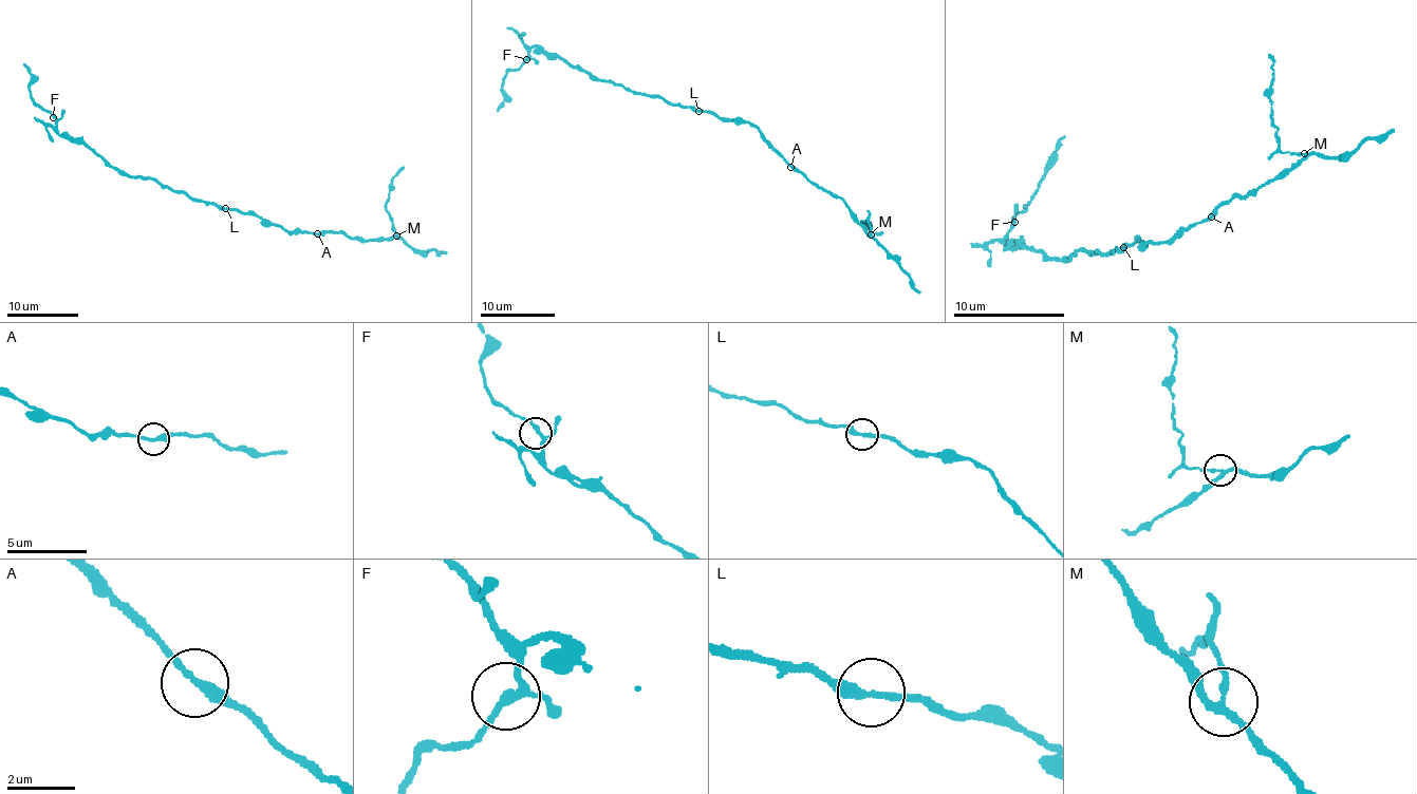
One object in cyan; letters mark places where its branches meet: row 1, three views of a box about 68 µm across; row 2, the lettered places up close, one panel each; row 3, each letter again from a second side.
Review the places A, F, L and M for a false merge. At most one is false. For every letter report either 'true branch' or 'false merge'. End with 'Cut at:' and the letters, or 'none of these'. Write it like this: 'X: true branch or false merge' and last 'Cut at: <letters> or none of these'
A: true branch
F: true branch
L: true branch
M: false merge
Cut at: M

